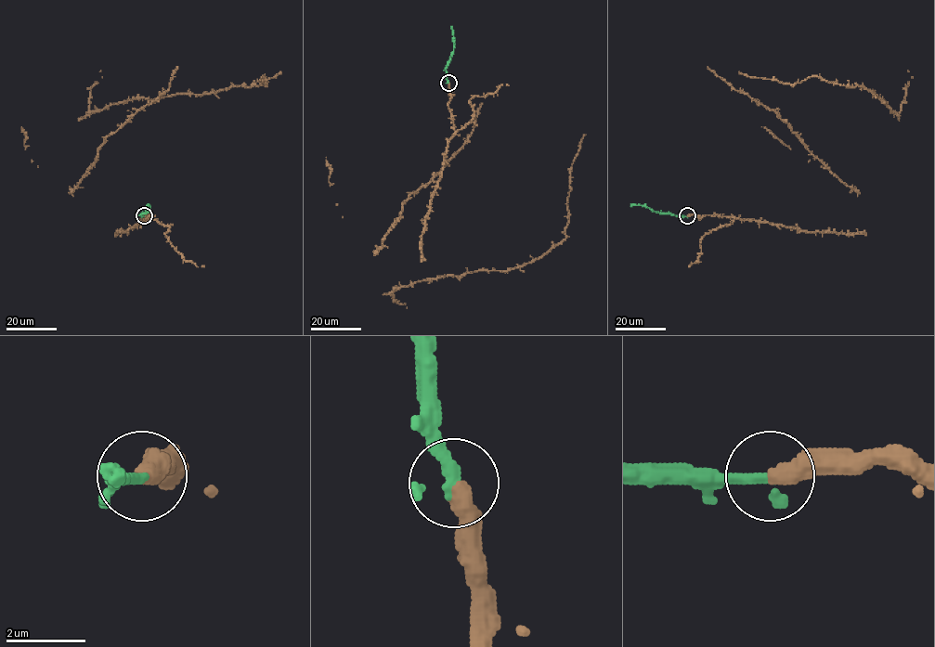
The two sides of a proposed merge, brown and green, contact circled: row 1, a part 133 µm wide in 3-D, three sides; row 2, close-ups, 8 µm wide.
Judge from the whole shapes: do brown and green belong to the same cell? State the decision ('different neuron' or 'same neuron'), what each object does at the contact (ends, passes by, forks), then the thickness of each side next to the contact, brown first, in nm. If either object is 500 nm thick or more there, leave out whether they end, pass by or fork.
same neuron; brown ends there; green passes by; 420 nm thick on the brown side, 240 nm on the other

